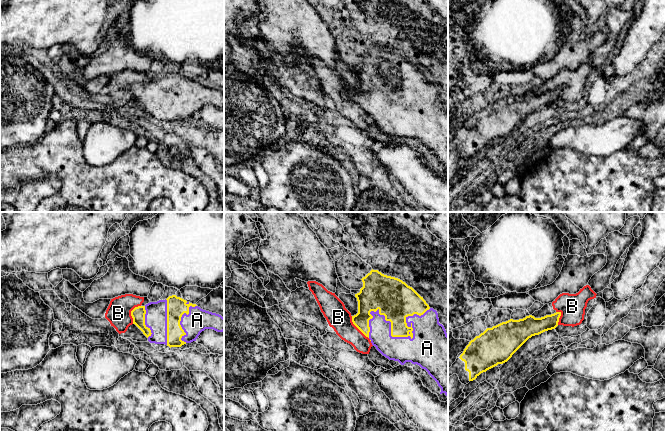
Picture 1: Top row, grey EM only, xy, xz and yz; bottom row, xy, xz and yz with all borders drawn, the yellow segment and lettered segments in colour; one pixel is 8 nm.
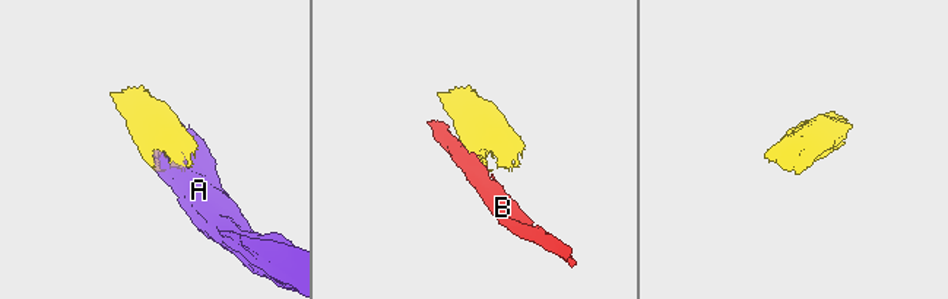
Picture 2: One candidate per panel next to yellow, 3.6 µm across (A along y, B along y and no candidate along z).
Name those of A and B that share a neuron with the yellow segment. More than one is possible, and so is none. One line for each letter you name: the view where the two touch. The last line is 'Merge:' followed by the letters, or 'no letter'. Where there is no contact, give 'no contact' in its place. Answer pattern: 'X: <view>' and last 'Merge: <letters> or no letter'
A: xz
Merge: A

